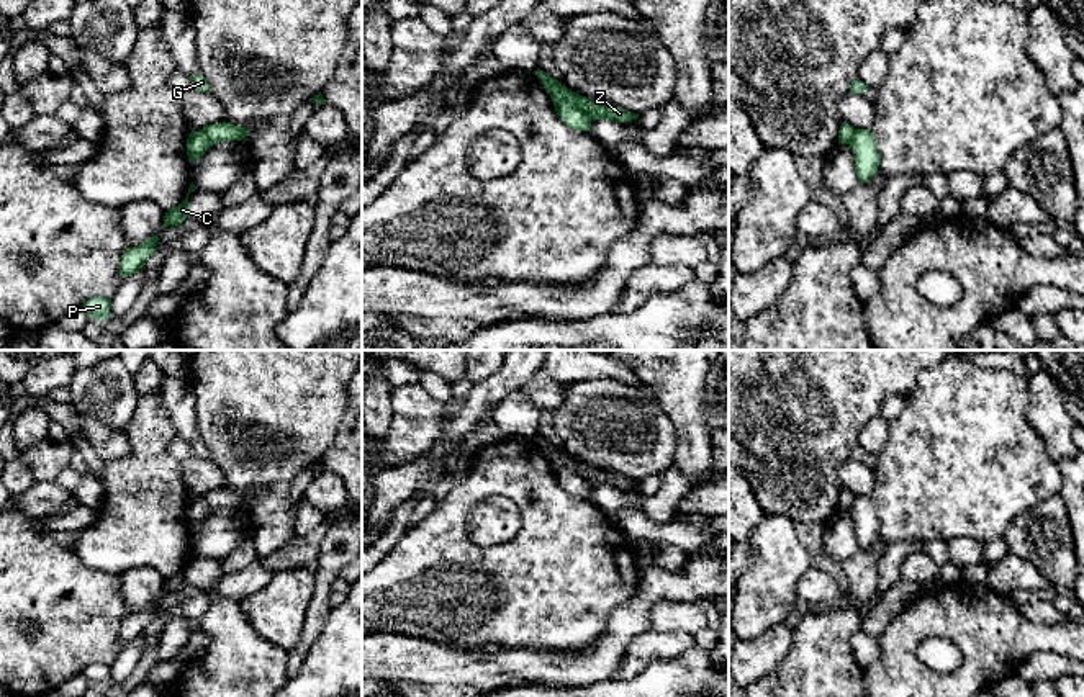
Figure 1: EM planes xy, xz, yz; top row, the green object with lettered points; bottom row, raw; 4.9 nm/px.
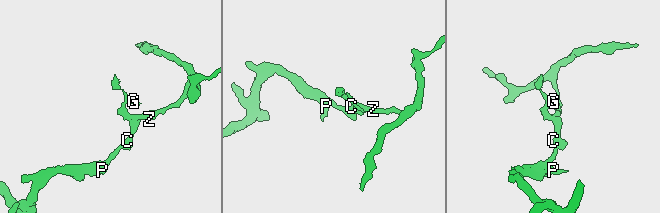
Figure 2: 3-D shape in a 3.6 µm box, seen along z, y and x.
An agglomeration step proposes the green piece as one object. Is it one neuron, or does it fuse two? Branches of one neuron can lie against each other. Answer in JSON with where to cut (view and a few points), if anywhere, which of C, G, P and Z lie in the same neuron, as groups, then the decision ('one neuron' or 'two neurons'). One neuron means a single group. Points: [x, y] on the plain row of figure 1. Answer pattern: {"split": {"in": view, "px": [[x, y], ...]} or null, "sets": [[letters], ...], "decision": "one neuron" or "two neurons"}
{"split": {"in": "xz", "px": [[554, 468], [572, 468], [591, 486]]}, "sets": [["C", "P"], ["G", "Z"]], "decision": "two neurons"}

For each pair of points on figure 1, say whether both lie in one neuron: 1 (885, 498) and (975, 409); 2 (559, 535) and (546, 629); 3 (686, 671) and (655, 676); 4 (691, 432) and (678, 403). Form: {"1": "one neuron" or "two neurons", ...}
{"1": "one neuron", "2": "one neuron", "3": "one neuron", "4": "one neuron"}

